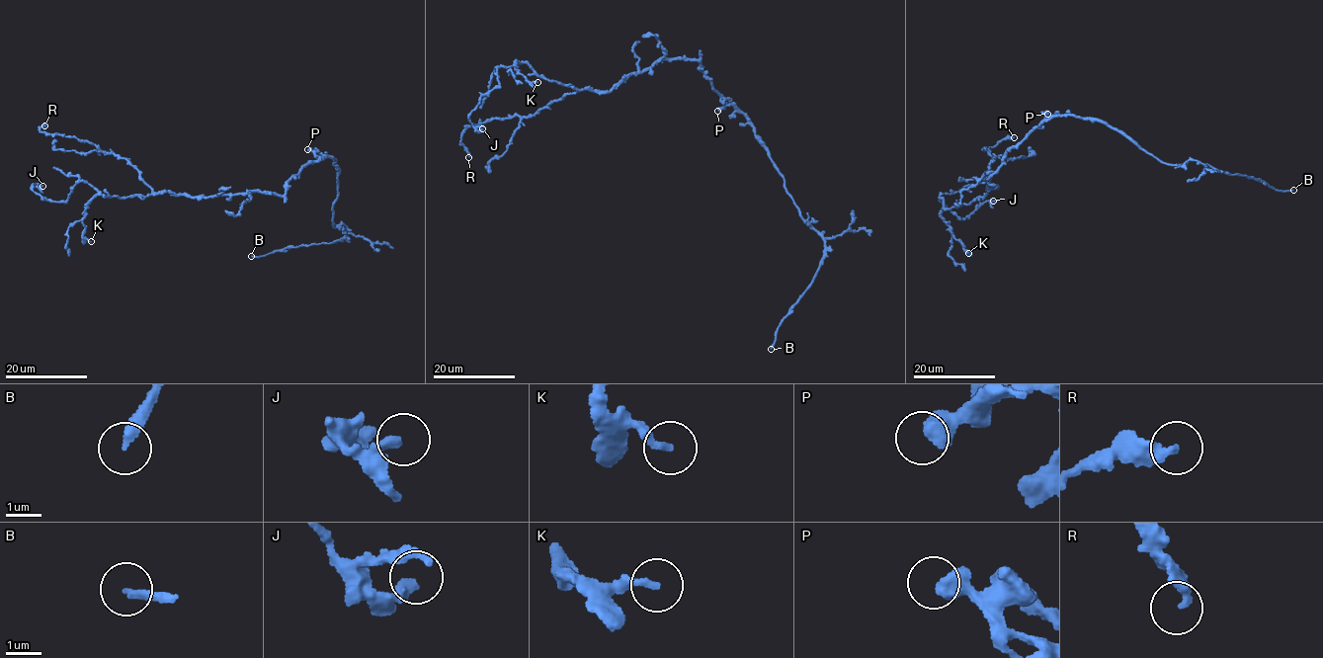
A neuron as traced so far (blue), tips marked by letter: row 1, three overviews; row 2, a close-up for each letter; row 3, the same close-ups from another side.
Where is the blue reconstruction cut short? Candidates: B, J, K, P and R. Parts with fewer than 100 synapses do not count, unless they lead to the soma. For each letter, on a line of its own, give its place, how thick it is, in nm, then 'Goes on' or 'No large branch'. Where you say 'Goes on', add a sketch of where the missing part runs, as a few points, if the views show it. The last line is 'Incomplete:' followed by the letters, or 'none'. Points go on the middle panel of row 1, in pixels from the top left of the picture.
B: Place: (771, 349). Thickness 240 nm. Goes on
J: Place: (482, 128). Thickness 320 nm. No large branch
K: Place: (537, 82). Thickness 240 nm. No large branch
P: Place: (717, 111). Thickness 600 nm. No large branch
R: Place: (468, 157). Thickness 300 nm. No large branch
Incomplete: B

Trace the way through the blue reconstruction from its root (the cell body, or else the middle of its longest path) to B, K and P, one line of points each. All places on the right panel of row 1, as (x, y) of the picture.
B: (1015, 145), (1052, 117), (1093, 117), (1122, 131), (1166, 163), (1194, 159), (1276, 189), (1293, 190)
K: (1015, 145), (1001, 167), (983, 175), (987, 187), (995, 189), (967, 205), (943, 209), (950, 231), (968, 253)
P: (1015, 145), (1036, 127), (1047, 114)

